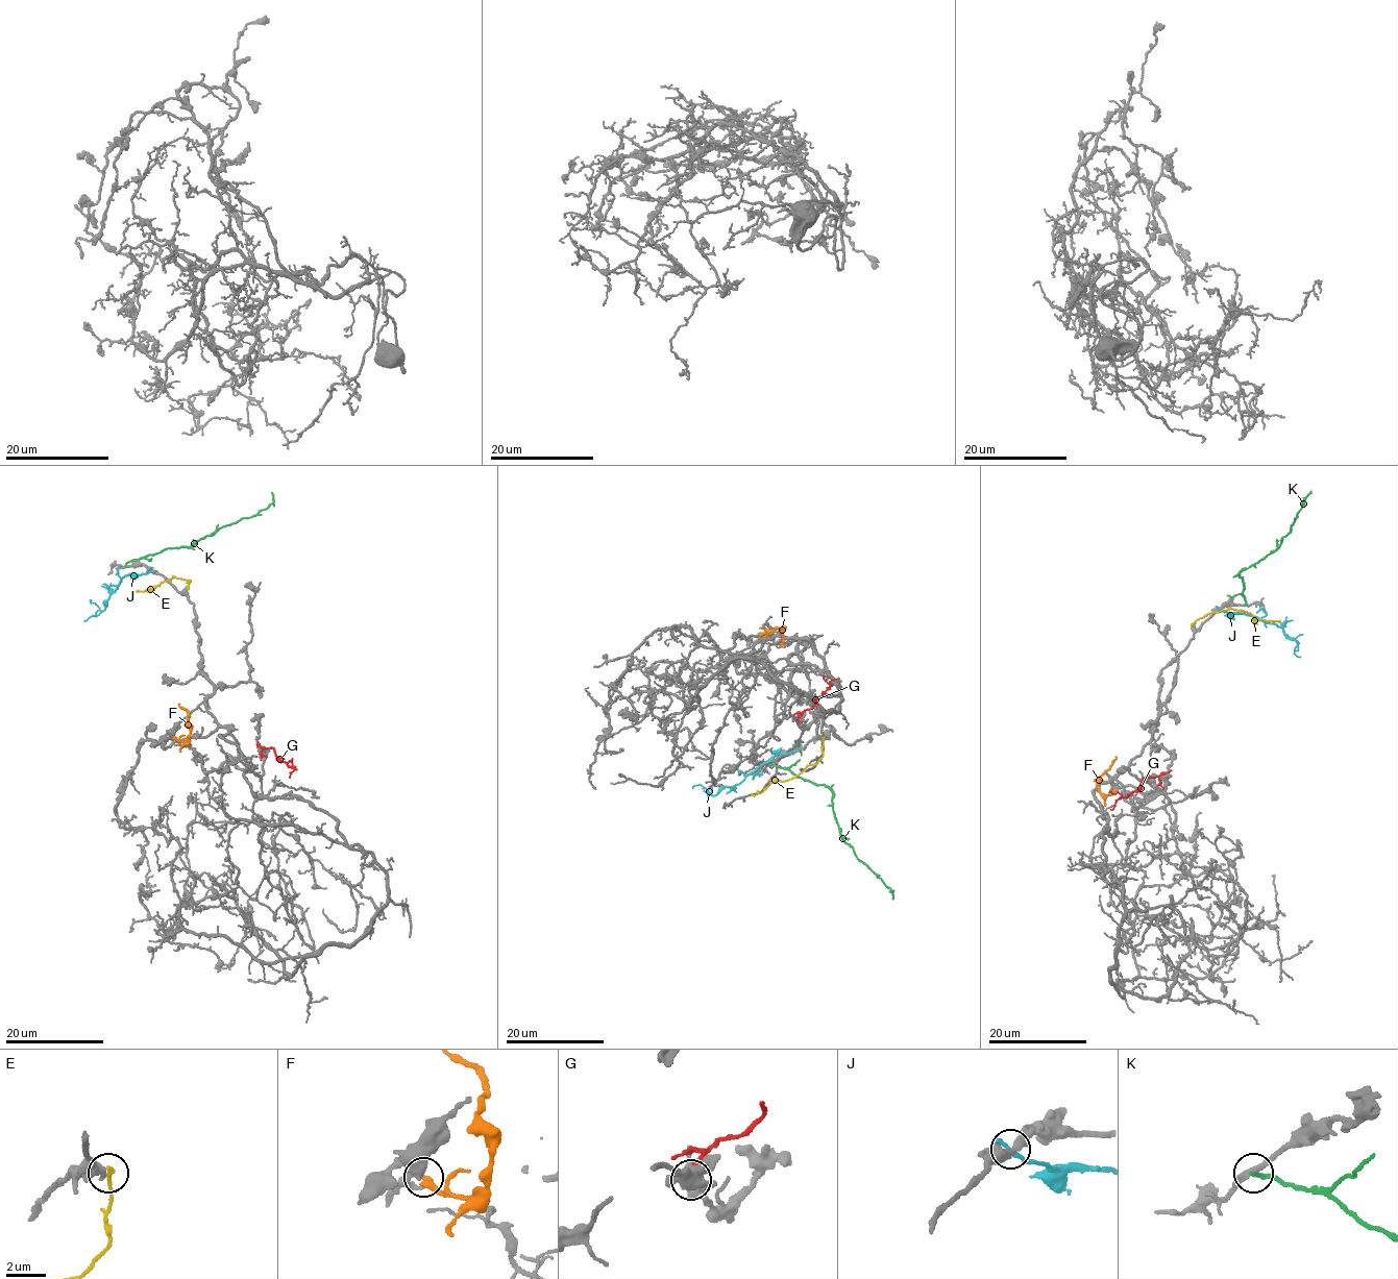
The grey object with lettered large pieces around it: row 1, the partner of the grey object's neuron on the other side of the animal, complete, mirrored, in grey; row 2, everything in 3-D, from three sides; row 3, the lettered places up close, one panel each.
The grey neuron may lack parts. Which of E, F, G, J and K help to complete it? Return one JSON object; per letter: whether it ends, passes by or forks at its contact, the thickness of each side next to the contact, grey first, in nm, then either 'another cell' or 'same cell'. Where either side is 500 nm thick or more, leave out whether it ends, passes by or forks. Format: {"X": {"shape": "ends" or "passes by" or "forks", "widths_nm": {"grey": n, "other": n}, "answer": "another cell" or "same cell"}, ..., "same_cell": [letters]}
{"E": {"shape": "ends", "widths_nm": {"grey": 480, "other": 240}, "answer": "another cell"}, "F": {"shape": "ends", "widths_nm": {"grey": 400, "other": 300}, "answer": "same cell"}, "G": {"shape": "ends", "widths_nm": {"grey": 360, "other": 320}, "answer": "another cell"}, "J": {"shape": "ends", "widths_nm": {"grey": 360, "other": 280}, "answer": "another cell"}, "K": {"shape": "ends", "widths_nm": {"grey": 280, "other": 240}, "answer": "another cell"}, "same_cell": ["F"]}

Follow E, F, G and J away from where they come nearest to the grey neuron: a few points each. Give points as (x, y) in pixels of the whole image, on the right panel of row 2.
E: (1193, 623), (1206, 615), (1230, 609), (1245, 611), (1258, 620), (1280, 619)
F: (1117, 790), (1104, 794), (1098, 787), (1098, 779), (1114, 757)
G: (1168, 771), (1155, 778), (1146, 776), (1136, 790), (1117, 800), (1110, 809)
J: (1220, 608), (1274, 624), (1297, 644), (1293, 638), (1302, 634)

